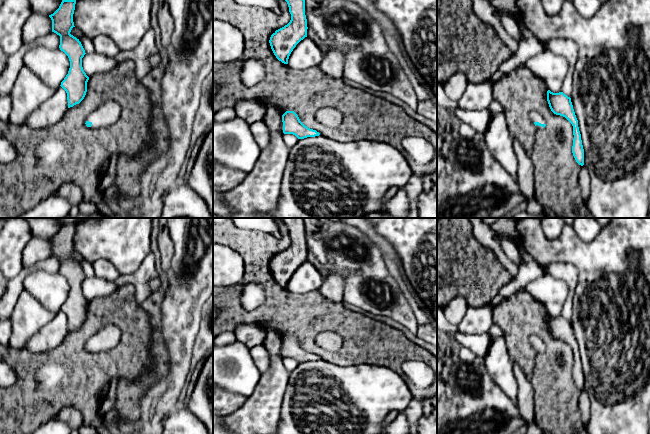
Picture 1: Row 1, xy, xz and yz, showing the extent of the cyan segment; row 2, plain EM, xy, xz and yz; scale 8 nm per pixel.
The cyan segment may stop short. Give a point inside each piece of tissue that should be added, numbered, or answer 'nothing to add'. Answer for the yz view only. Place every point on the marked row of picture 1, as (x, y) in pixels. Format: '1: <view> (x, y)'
1: yz (535, 116)

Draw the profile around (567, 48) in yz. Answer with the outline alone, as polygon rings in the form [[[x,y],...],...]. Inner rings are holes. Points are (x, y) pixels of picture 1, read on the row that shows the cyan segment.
[[[551,38],[546,41],[545,49],[561,55],[568,60],[569,70],[562,85],[561,92],[571,97],[573,87],[573,71],[578,58],[577,44],[571,39]]]

